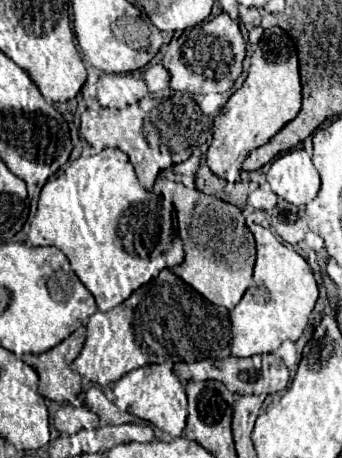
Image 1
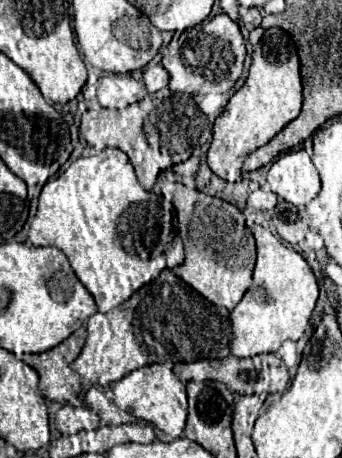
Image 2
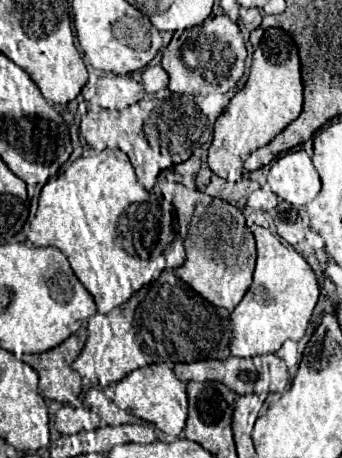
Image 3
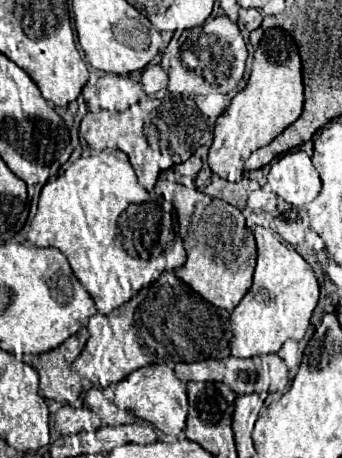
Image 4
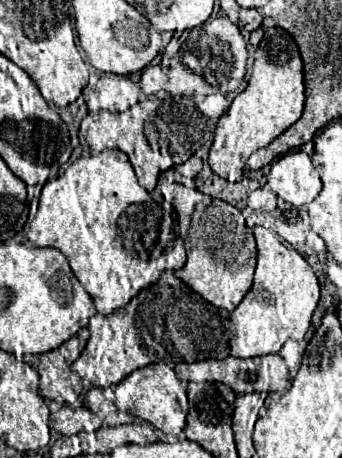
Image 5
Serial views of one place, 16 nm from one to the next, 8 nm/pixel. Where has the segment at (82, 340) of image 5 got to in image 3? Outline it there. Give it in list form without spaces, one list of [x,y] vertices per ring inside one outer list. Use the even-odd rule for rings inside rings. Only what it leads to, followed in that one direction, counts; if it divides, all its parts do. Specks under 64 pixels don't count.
[[[80,328],[76,334],[72,334],[54,350],[48,350],[38,356],[24,356],[24,362],[36,368],[40,376],[40,394],[44,398],[64,404],[78,400],[82,392],[82,384],[80,384],[80,376],[70,368],[70,364],[82,352],[86,338],[88,338],[88,330]]]

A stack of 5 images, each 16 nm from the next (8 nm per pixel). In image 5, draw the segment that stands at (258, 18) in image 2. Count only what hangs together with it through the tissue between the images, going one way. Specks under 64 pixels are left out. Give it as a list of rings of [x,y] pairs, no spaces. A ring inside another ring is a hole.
[[[256,8],[240,10],[240,22],[244,24],[244,28],[246,28],[248,32],[252,32],[252,30],[256,30],[256,28],[260,26],[262,14],[260,14],[260,10],[256,10]]]

